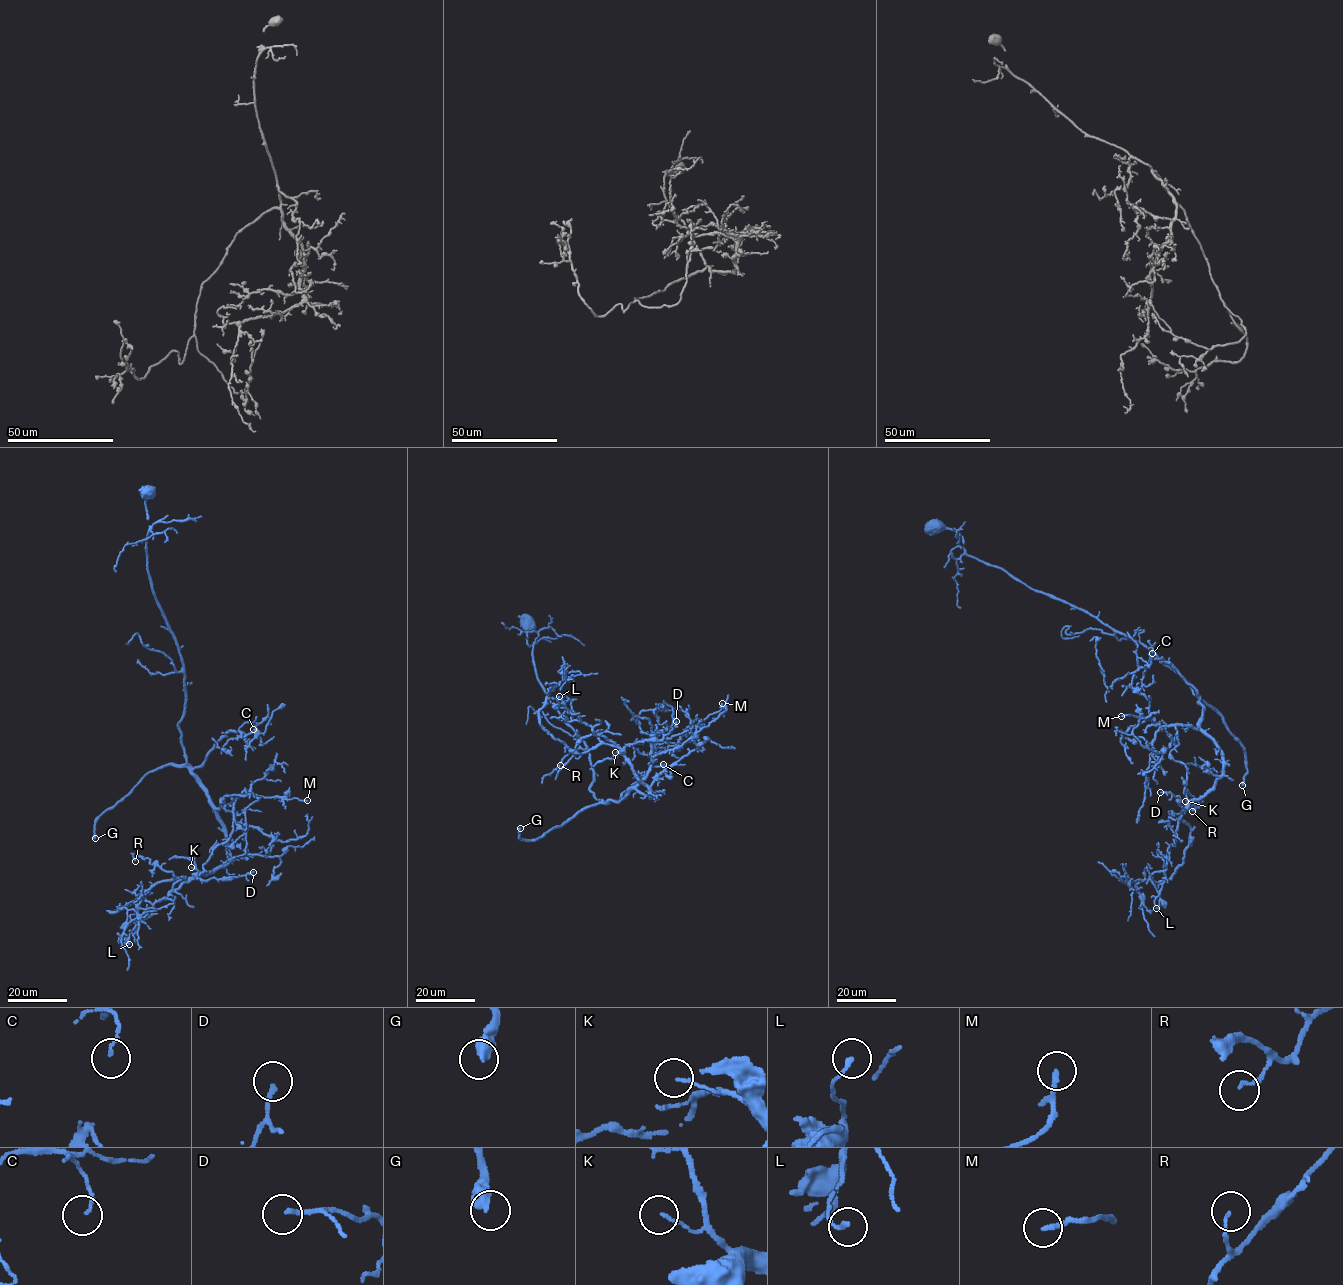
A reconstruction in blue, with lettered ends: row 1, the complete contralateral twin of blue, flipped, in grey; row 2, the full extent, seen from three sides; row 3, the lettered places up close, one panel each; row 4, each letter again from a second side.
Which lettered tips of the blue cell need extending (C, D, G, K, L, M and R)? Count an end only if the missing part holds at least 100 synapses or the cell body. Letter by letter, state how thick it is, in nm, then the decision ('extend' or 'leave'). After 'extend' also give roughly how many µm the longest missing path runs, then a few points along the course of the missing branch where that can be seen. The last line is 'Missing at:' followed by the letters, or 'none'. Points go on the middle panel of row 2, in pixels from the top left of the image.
C: calibre 110 nm; leave
D: calibre 170 nm; leave
G: calibre 480 nm; extend; missing 120 µm; course (520, 828), (521, 833), (554, 843), (579, 836), (586, 829), (602, 773), (616, 753)
K: calibre 110 nm; leave
L: calibre 160 nm; leave
M: calibre 200 nm; leave
R: calibre 110 nm; leave
Missing at: G

